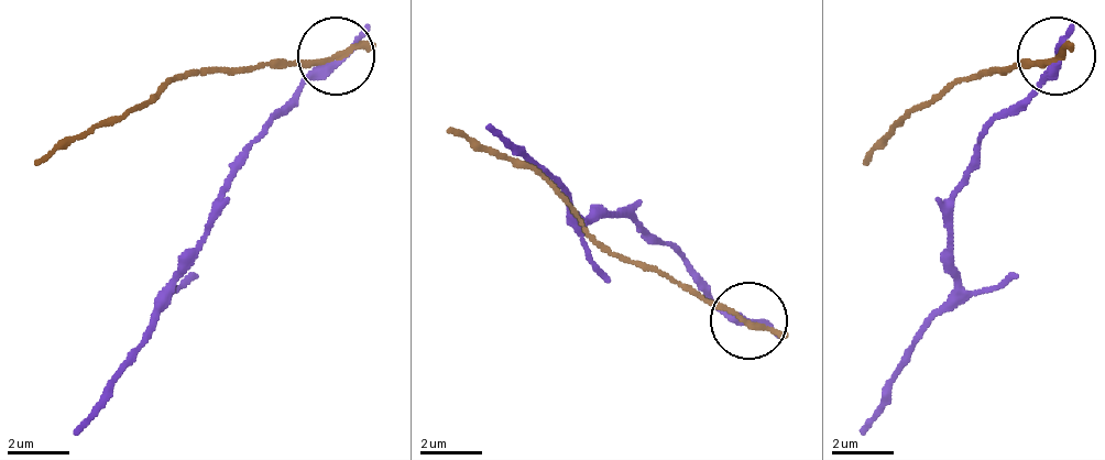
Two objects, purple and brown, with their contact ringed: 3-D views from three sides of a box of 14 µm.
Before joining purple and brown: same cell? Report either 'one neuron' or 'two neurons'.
one neuron

